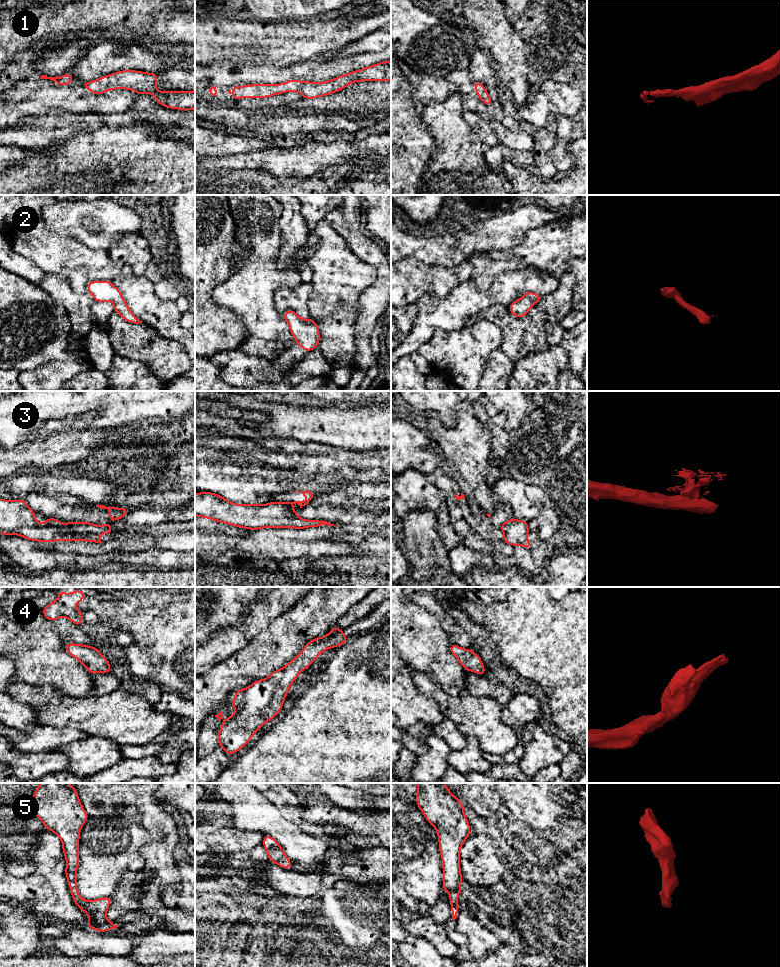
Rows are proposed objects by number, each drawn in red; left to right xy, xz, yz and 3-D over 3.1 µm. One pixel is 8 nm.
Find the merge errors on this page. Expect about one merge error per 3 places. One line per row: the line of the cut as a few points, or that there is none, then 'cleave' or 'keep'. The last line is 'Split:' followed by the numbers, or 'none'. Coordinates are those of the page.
1: no cut; keep
2: no cut; keep
3: cut in xz along (280, 502), (289, 502), (291, 504); cleave
4: no cut; keep
5: no cut; keep
Split: 3

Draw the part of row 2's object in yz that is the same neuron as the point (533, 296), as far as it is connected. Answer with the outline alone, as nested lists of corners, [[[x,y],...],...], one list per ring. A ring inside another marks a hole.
[[[525,292],[520,299],[512,302],[508,308],[512,315],[523,318],[541,299],[540,295],[535,292]]]

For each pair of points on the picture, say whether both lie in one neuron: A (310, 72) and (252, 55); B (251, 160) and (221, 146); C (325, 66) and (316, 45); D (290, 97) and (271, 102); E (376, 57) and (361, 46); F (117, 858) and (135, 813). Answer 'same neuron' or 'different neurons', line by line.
A: different neurons
B: different neurons
C: different neurons
D: same neuron
E: different neurons
F: different neurons

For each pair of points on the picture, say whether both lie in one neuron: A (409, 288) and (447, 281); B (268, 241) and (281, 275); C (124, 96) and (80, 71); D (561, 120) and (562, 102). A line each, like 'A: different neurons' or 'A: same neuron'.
A: same neuron
B: different neurons
C: different neurons
D: different neurons

